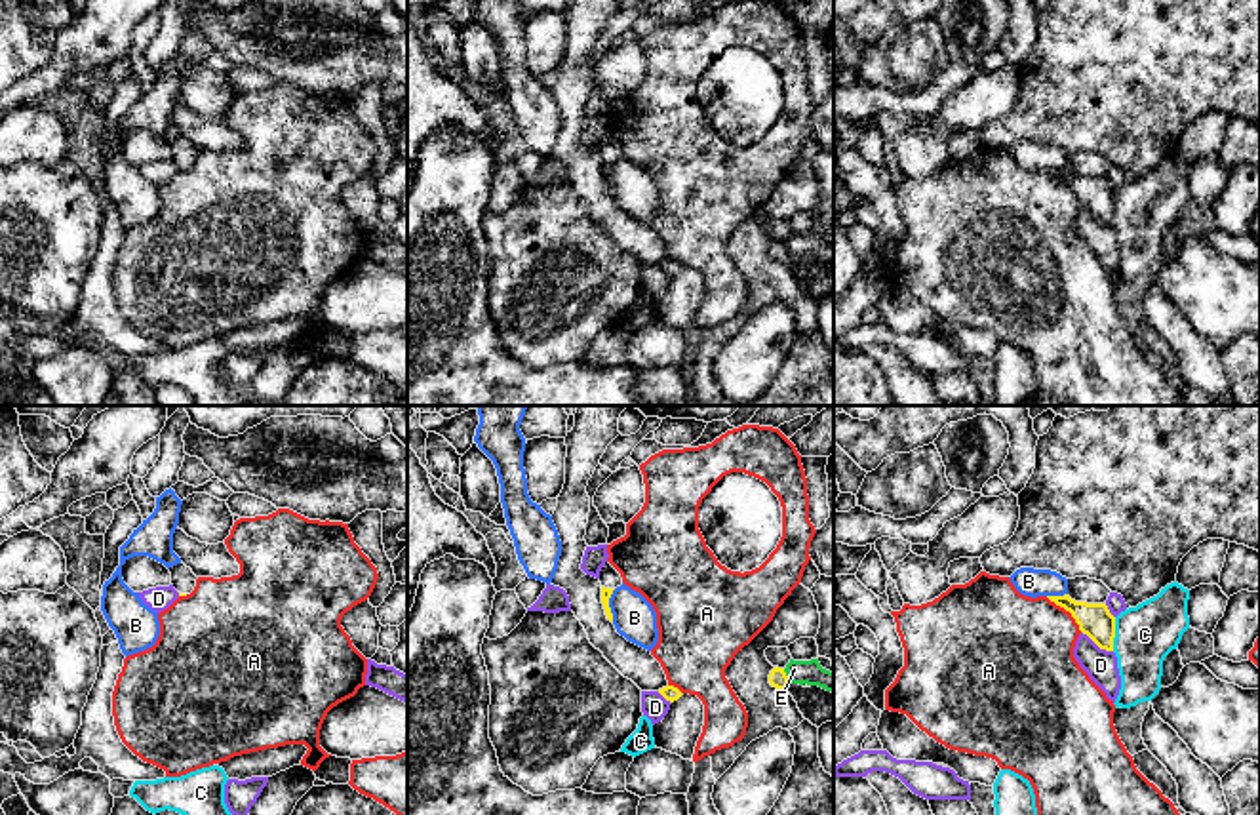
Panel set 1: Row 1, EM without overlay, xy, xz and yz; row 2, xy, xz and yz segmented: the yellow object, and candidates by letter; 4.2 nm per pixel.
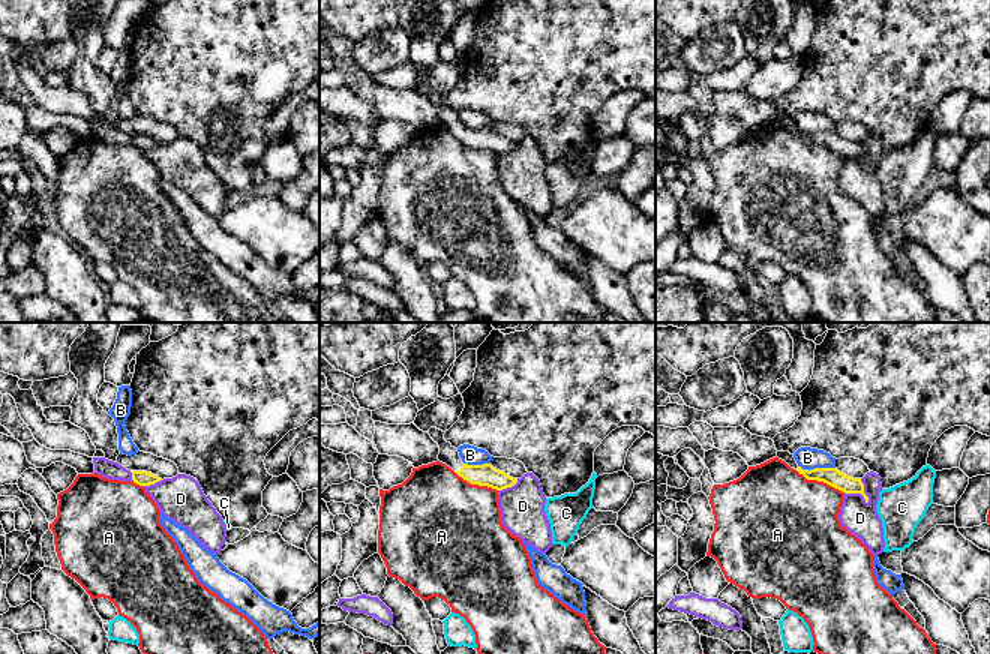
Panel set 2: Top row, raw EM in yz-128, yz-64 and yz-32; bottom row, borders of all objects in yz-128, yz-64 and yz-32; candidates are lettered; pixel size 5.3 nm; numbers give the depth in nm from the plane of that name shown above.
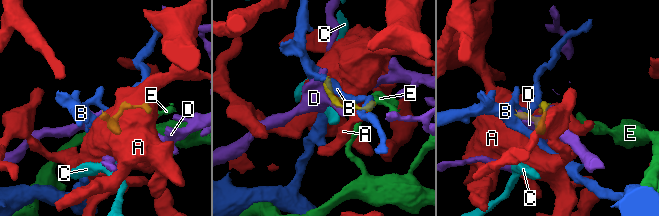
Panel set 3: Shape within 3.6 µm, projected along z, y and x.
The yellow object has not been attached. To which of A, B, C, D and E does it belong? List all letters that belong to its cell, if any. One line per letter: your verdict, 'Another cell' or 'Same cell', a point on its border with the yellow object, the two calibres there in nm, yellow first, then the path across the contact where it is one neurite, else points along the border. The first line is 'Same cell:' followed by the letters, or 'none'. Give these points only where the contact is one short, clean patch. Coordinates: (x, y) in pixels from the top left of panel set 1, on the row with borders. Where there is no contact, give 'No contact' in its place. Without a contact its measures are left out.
Same cell: none
A: Another cell. Touches yellow at yz (1066, 610). Thickness 140 nm (yellow) against 440 nm
B: Another cell. Touches yellow at xz (608, 606). Thickness 50 nm (yellow) against 180 nm
C: Another cell. Touches yellow at yz (1114, 635). Thickness 140 nm (yellow) against 260 nm. Boundary: yz (1116, 617), (1112, 650)
D: Another cell. Touches yellow at yz (1097, 644). Thickness 140 nm (yellow) against 140 nm
E: Another cell. Touches yellow at xz (787, 676). Thickness 80 nm (yellow) against 100 nm. Boundary: xz (783, 669), (790, 682)

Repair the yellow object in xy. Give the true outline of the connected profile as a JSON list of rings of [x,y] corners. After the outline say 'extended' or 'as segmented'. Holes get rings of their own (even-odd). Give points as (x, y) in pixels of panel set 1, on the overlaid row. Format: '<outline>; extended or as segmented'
[[[183,562],[171,566],[169,573],[171,573],[171,585],[179,592],[179,596],[187,596],[194,590],[198,577]]]; extended

